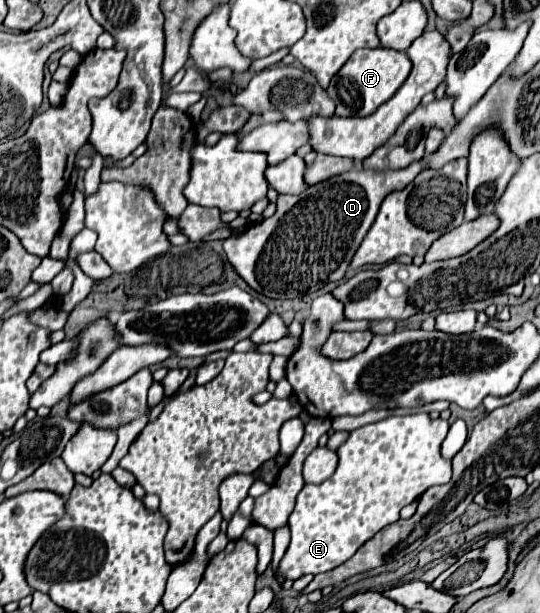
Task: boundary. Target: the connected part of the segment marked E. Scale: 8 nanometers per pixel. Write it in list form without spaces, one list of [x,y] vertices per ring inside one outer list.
[[[410,414],[410,416],[390,416],[380,422],[362,426],[350,432],[348,440],[336,450],[338,468],[322,484],[306,484],[296,500],[296,508],[290,514],[292,542],[278,564],[278,574],[284,580],[298,580],[304,574],[320,574],[334,570],[344,564],[368,538],[380,532],[384,526],[398,520],[400,510],[414,502],[430,486],[446,484],[452,476],[450,462],[440,456],[440,444],[448,434],[446,420],[430,420],[428,414]]]

